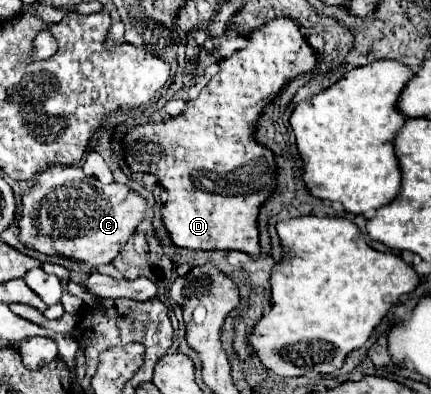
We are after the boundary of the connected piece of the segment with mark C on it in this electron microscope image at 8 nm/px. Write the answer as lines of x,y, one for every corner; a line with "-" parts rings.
50,167
24,191
18,219
18,239
24,247
62,255
90,267
114,261
120,247
130,239
146,211
146,199
120,183
100,183
84,175
80,167

